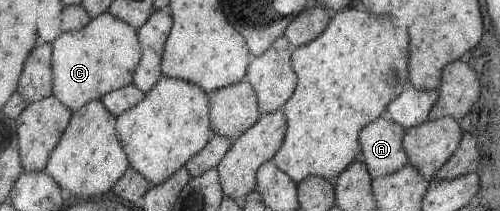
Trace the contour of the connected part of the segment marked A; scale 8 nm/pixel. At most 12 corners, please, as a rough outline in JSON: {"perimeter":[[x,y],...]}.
{"perimeter":[[386,116],[360,129],[371,179],[408,163],[405,129]]}

